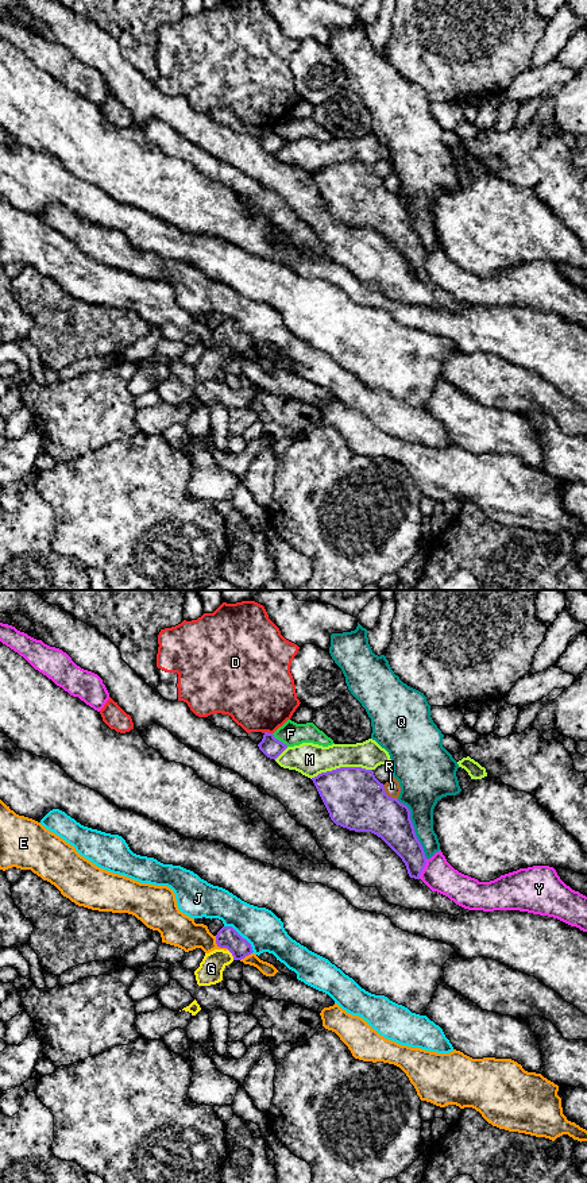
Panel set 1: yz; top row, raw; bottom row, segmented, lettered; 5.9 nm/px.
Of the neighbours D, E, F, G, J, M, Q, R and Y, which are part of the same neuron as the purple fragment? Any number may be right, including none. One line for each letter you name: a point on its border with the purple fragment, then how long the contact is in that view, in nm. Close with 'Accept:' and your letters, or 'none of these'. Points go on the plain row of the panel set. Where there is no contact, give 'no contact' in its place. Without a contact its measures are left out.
G: meets purple in yz at (231, 347); contact 80 nm long
Accept: G

